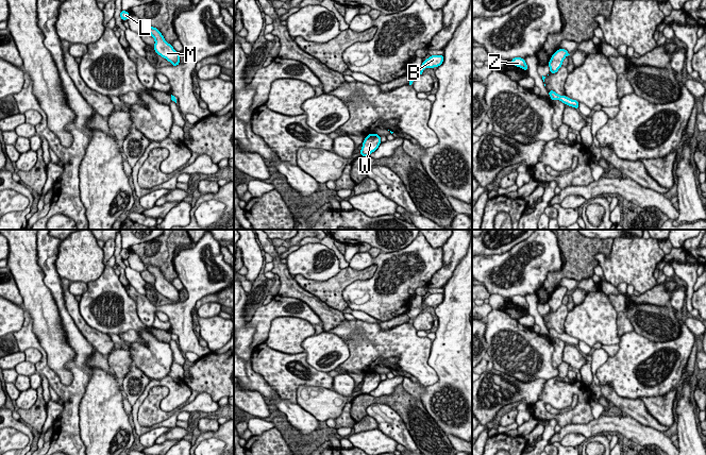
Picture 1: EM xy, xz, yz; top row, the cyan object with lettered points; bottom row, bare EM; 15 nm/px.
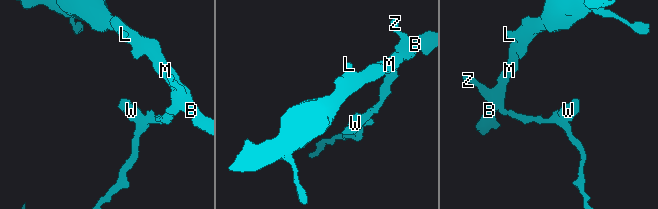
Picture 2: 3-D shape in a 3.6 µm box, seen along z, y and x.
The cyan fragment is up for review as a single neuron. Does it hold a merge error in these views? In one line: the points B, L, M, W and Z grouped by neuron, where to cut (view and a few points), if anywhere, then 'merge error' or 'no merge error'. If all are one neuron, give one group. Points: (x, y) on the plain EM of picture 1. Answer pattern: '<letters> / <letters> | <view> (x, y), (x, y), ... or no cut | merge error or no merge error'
B L M W Z | no cut | no merge error

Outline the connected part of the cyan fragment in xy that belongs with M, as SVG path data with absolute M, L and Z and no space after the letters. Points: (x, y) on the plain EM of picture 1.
M149 264L147 268L155 279L155 282L154 282L155 290L159 294L170 300L172 304L179 303L180 302L180 291L178 291L173 287L173 285L165 279L162 271L156 266L153 266L151 264Z

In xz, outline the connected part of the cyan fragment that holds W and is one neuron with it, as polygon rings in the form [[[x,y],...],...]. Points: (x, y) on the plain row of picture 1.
[[[369,372],[366,374],[364,381],[363,381],[363,386],[360,388],[362,394],[369,394],[372,390],[374,390],[379,384],[381,383],[381,374],[377,372]]]

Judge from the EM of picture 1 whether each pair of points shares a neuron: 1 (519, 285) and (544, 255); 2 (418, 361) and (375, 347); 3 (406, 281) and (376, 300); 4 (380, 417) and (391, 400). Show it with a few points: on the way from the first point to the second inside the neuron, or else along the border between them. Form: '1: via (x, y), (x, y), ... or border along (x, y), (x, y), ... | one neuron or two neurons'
1: via (524, 277), (537, 263) | one neuron
2: via (407, 351), (403, 347), (386, 347) | one neuron
3: via (399, 281), (384, 295) | one neuron
4: border along (366, 408), (371, 404), (386, 404), (404, 423) | two neurons

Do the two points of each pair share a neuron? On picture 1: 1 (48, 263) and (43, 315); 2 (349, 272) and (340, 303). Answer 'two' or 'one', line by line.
1: two
2: one

